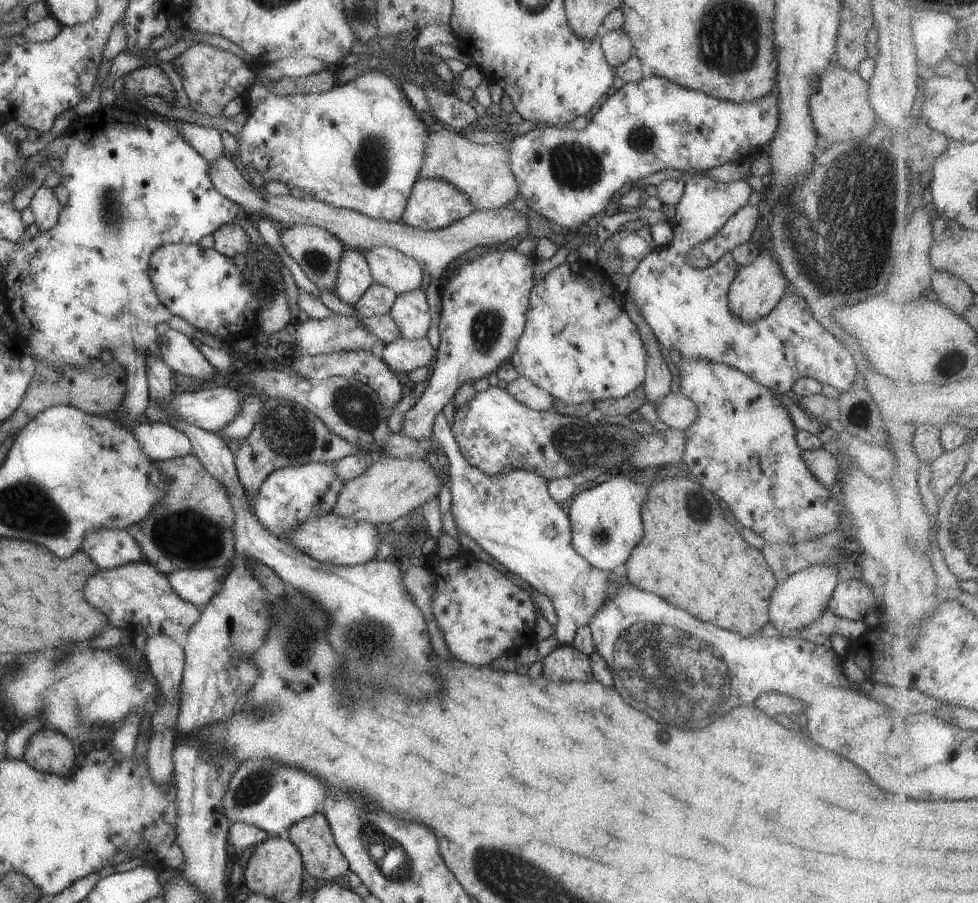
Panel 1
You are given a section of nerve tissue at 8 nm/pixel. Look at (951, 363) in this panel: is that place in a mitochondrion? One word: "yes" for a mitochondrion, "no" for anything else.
yes

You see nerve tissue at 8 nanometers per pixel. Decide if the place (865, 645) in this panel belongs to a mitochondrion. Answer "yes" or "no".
no

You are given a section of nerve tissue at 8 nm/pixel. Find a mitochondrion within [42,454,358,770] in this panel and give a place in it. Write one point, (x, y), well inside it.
(181, 531)

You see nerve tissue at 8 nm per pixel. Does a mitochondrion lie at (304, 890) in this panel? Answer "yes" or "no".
no

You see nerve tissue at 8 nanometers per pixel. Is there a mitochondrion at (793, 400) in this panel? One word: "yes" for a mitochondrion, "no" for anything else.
no

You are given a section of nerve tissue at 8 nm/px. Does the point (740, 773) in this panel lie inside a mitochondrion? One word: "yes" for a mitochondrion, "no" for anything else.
no

